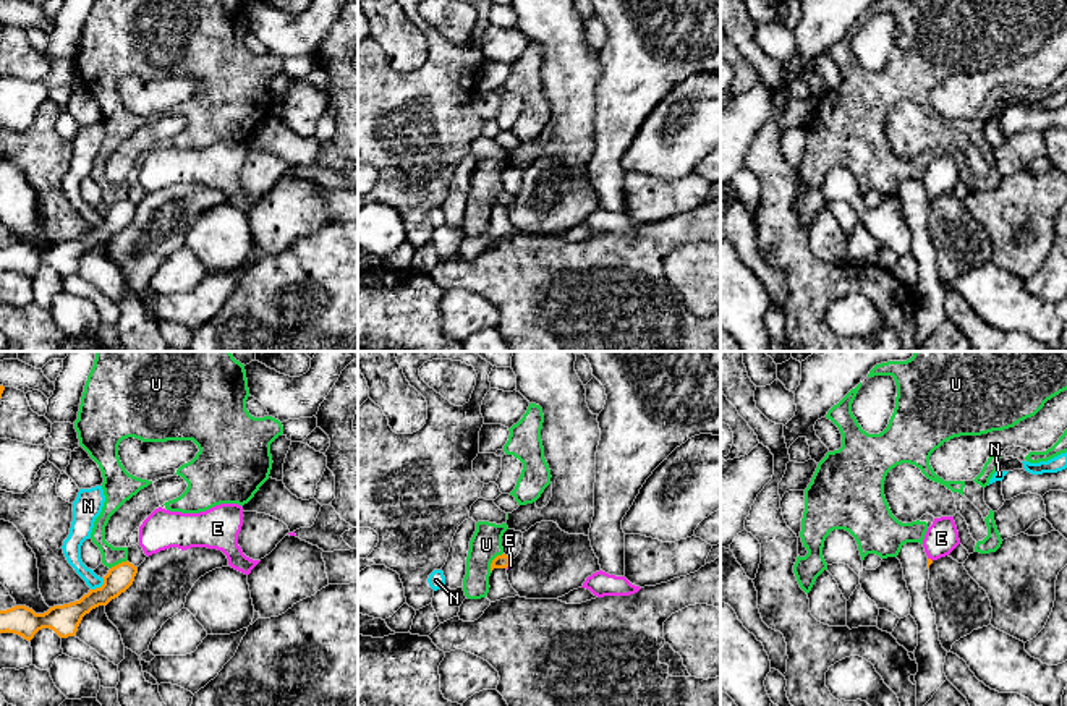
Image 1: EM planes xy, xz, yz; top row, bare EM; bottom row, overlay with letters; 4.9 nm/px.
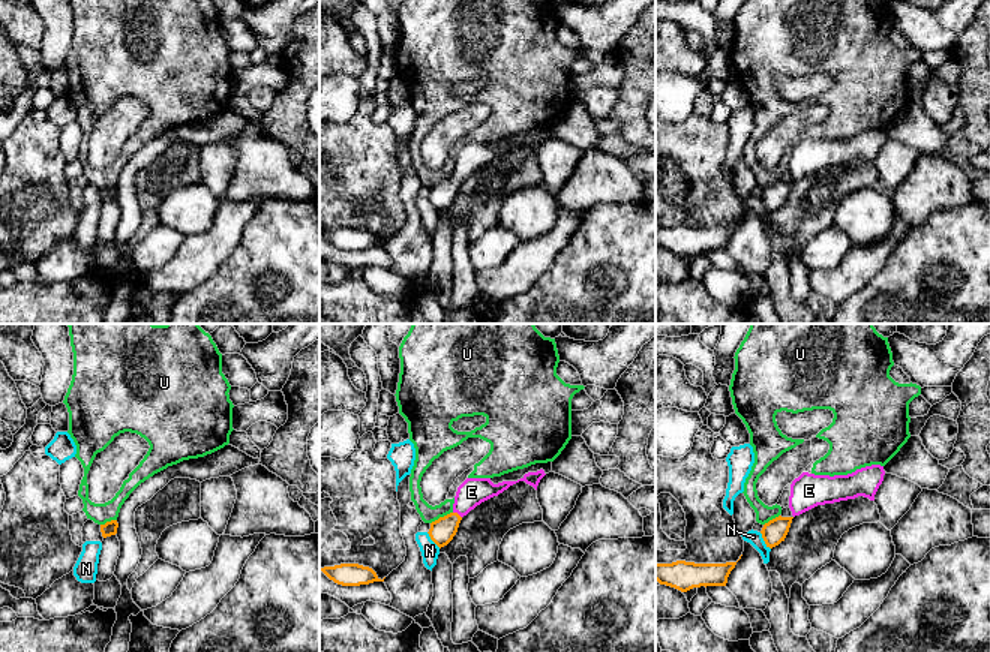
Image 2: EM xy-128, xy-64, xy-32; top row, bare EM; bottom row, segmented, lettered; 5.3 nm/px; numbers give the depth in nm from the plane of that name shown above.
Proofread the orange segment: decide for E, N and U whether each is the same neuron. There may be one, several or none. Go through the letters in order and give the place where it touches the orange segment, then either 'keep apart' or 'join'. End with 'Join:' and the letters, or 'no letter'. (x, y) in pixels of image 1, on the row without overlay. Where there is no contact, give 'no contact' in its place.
E: xz (509, 201) | join
N: xy (101, 224) | keep apart
U: xz (493, 199) | keep apart
Join: E

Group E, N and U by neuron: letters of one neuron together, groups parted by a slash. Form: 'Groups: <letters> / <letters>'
Groups: E / N / U

